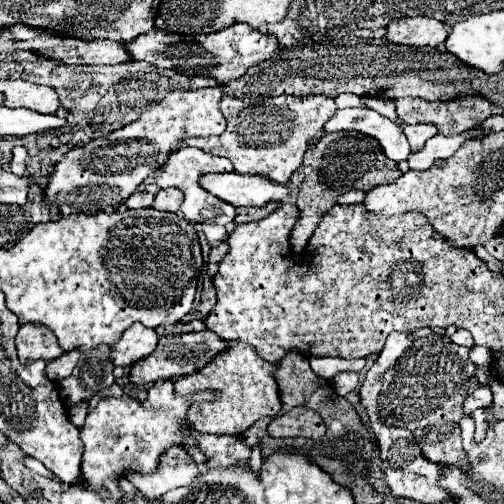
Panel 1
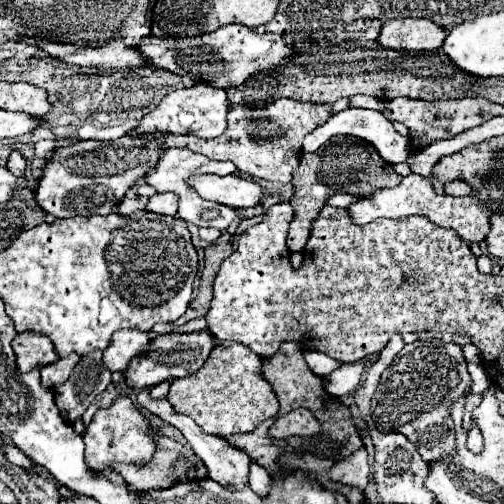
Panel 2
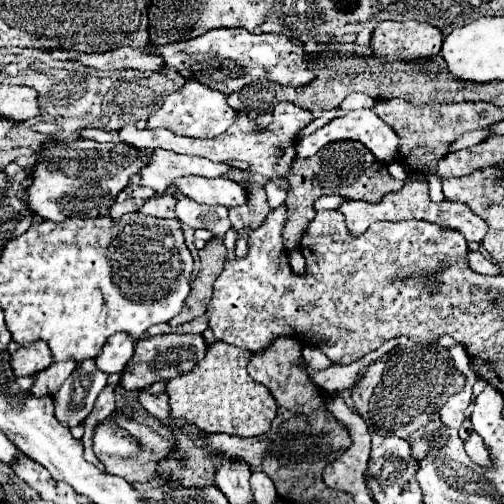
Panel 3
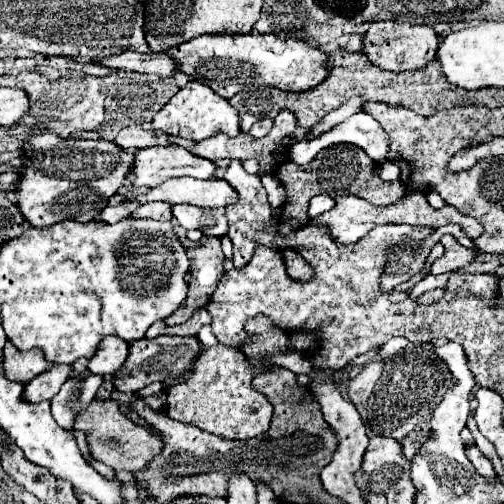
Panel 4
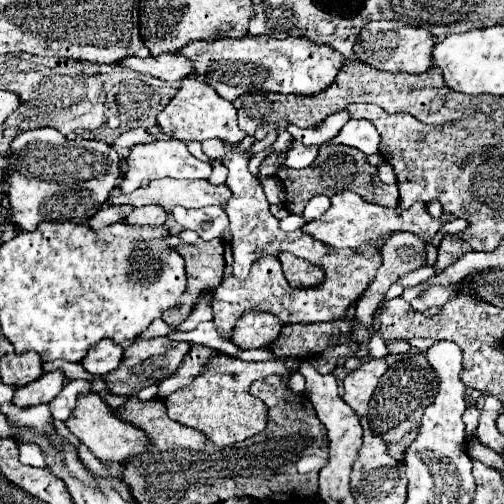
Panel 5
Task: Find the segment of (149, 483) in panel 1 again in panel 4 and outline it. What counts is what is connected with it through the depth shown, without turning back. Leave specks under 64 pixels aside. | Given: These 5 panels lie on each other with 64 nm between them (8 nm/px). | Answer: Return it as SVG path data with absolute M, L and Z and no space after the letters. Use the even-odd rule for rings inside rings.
M92 400L90 406L76 416L72 428L84 432L92 456L96 460L112 466L116 472L120 472L120 470L126 470L126 472L144 470L148 466L148 462L152 460L152 456L156 456L160 452L160 448L162 448L160 436L152 434L150 430L146 430L146 428L134 424L130 418L126 418L118 410L118 404L114 400ZM108 440L114 440L118 446L108 448L106 446Z

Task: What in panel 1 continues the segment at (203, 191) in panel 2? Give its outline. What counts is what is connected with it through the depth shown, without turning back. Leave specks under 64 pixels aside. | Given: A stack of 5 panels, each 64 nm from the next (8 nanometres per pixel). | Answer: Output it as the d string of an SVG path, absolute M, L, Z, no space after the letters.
M204 174L200 176L200 186L232 204L232 206L264 206L268 202L286 202L290 190L280 184L272 184L264 176L244 176L244 174Z

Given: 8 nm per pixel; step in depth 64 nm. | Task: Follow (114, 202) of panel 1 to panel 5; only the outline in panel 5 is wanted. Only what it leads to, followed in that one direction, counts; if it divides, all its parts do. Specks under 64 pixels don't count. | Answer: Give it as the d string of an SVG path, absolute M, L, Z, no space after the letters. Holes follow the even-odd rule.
M184 78L182 88L158 114L158 126L168 134L174 132L174 138L182 142L204 142L210 138L218 138L224 144L238 144L242 138L246 138L246 132L238 128L238 116L232 102L220 98L216 90L212 90L212 86L194 78ZM34 128L20 132L12 144L8 154L8 170L2 180L6 186L6 196L10 202L10 218L12 224L22 232L32 232L40 222L74 222L80 224L96 214L96 208L100 208L110 192L114 190L118 178L120 178L120 166L122 158L112 150L112 146L102 144L98 140L68 140L58 130L52 128Z

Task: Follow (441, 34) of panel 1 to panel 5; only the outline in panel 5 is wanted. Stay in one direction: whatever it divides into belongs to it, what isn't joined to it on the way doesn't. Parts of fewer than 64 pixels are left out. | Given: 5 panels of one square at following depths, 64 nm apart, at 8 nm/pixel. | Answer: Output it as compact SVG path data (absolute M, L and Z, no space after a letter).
M378 20L366 24L354 44L354 54L360 62L370 64L372 68L386 72L406 72L406 74L422 74L432 66L432 48L434 36L428 30L408 26L402 22Z

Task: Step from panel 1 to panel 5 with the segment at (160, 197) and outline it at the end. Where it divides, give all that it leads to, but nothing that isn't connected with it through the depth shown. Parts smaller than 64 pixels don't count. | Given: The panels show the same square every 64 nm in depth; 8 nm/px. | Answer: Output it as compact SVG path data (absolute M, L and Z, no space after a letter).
M148 206L148 208L136 208L132 210L132 214L128 214L124 218L124 224L130 226L160 226L164 224L168 218L168 214L158 208L158 206Z

